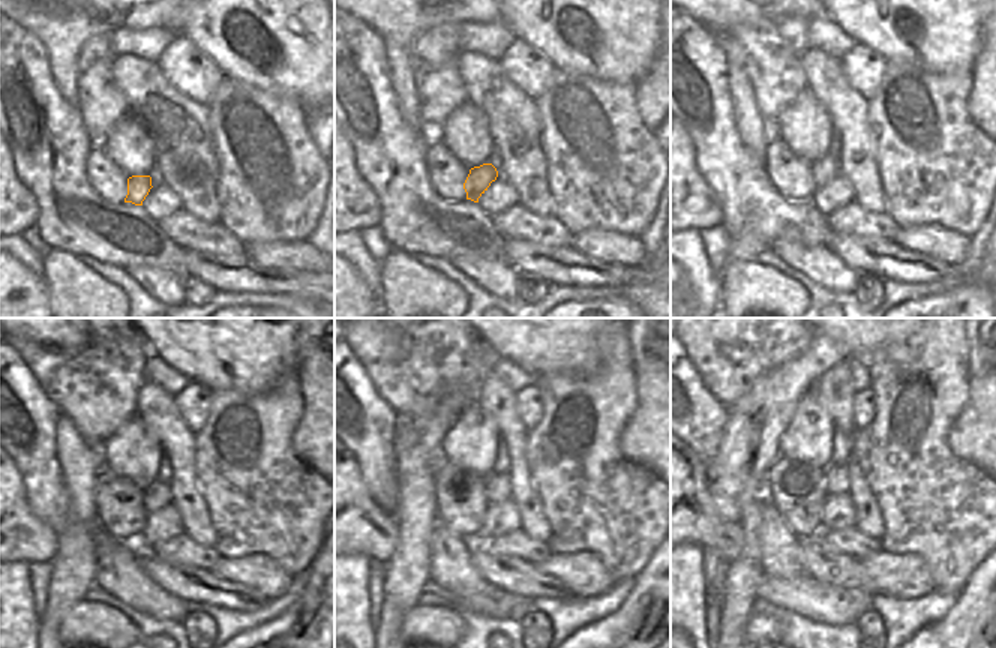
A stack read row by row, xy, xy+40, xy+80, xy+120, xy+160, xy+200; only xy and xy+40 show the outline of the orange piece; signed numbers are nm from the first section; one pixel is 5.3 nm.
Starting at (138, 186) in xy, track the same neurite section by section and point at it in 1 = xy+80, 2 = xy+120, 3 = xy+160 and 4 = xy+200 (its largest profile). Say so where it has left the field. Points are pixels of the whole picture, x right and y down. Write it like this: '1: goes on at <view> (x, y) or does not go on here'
1: goes on at xy+80 (824, 170)
2: goes on at xy+120 (158, 494)
3: goes on at xy+160 (498, 483)
4: goes on at xy+200 (837, 479)

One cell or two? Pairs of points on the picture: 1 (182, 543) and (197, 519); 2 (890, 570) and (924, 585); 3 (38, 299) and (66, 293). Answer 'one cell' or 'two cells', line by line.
1: two cells
2: one cell
3: two cells

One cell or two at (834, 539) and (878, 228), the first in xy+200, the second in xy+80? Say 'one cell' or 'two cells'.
one cell

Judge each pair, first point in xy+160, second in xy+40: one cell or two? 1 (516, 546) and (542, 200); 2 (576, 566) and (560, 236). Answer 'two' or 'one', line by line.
1: two
2: two

